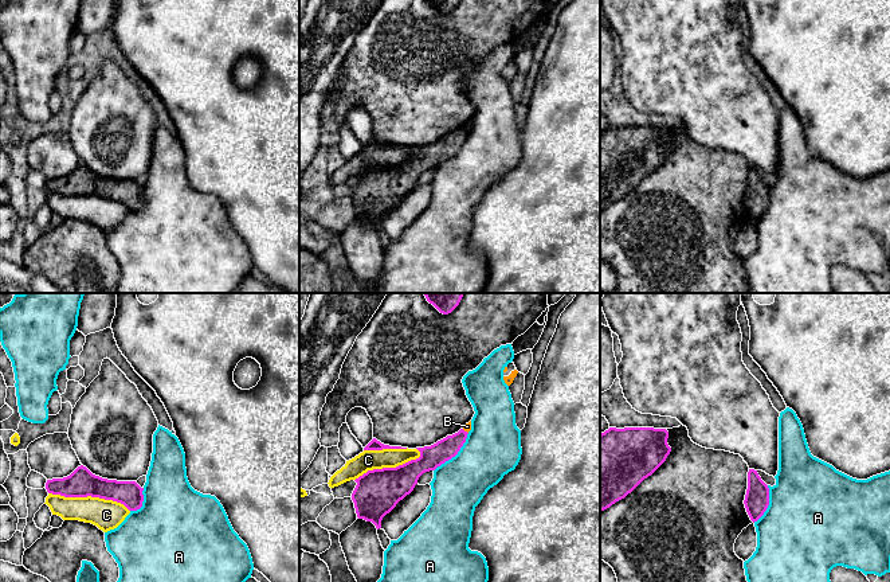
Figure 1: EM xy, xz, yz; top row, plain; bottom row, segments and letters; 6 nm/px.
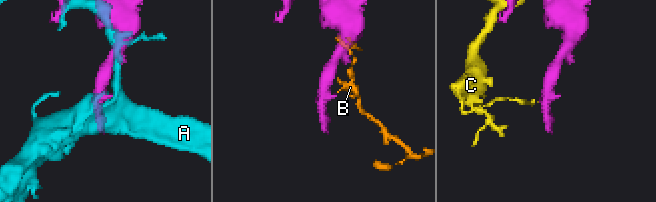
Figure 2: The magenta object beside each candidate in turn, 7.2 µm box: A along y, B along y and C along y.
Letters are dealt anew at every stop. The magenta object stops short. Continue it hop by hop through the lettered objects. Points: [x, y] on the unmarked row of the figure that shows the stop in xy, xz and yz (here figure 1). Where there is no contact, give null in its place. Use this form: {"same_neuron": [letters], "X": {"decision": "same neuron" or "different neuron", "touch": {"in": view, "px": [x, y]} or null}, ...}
{"same_neuron": [], "A": {"decision": "different neuron", "touch": {"in": "xz", "px": [455, 153]}}, "B": {"decision": "different neuron", "touch": {"in": "xz", "px": [463, 129]}}, "C": {"decision": "different neuron", "touch": {"in": "xy", "px": [89, 194]}}}

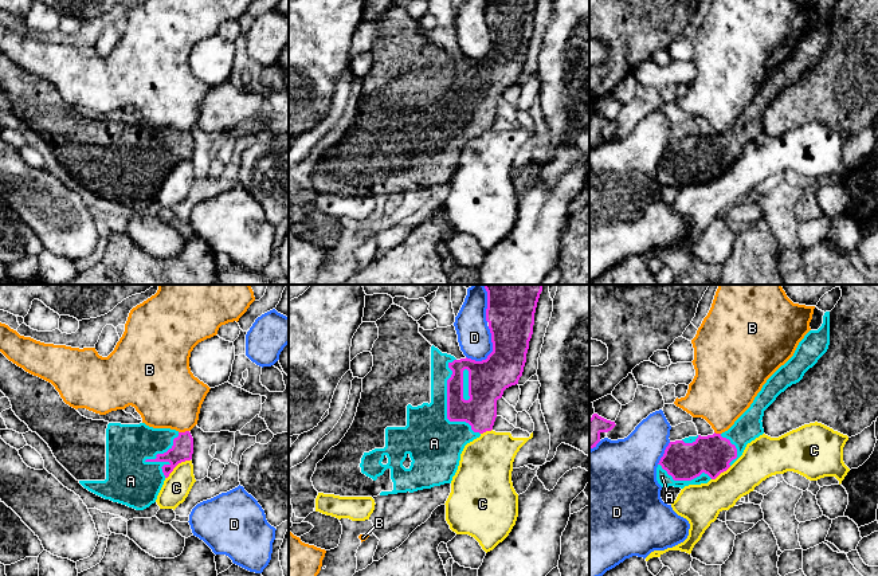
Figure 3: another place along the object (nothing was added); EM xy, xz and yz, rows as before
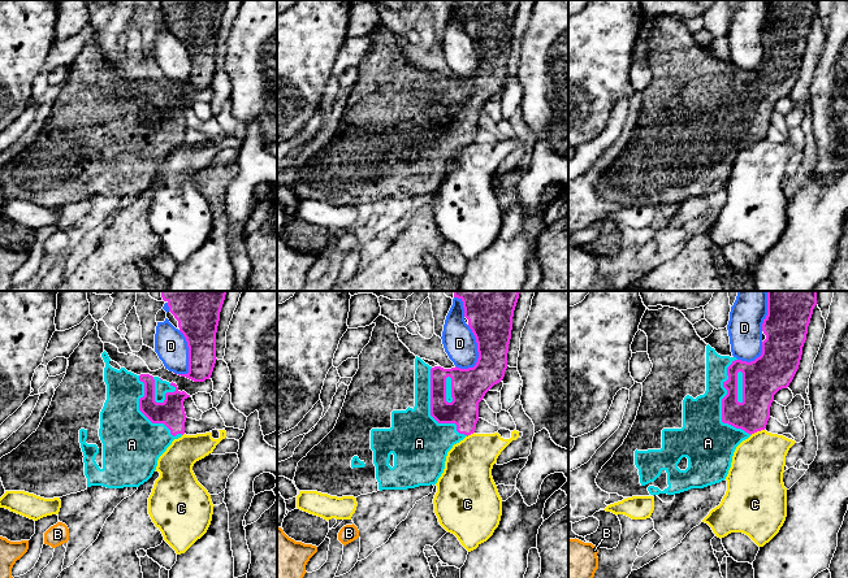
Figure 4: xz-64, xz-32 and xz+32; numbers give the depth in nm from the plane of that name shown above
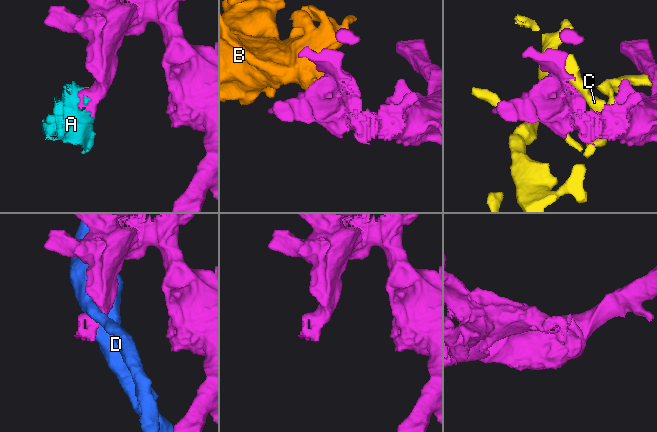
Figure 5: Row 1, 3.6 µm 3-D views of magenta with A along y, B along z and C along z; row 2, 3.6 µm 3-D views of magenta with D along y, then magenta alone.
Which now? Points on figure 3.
{"same_neuron": ["A"], "A": {"decision": "same neuron", "touch": {"in": "xz", "px": [447, 105]}}, "B": {"decision": "different neuron", "touch": {"in": "xy", "px": [183, 132]}}, "C": {"decision": "different neuron", "touch": {"in": "xy", "px": [176, 164]}}, "D": {"decision": "different neuron", "touch": {"in": "xz", "px": [492, 51]}}}

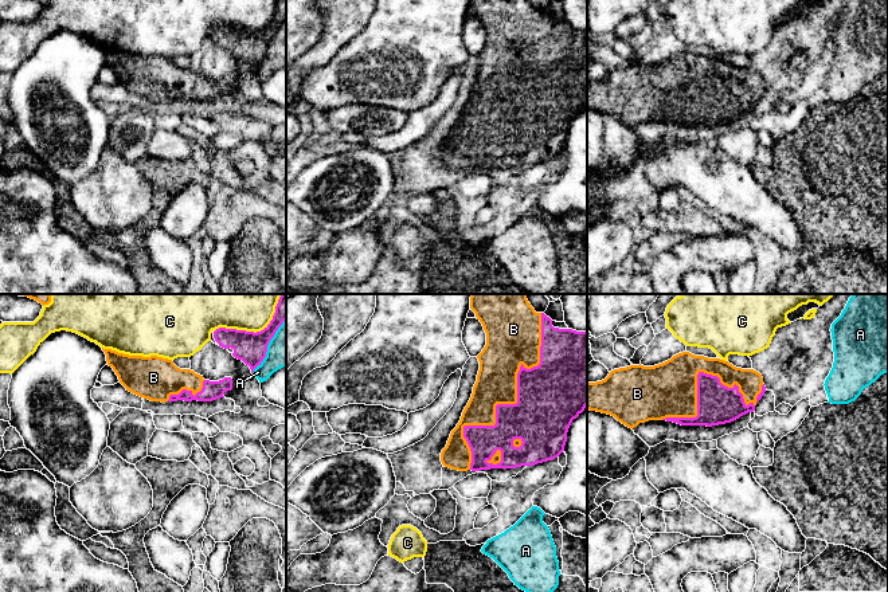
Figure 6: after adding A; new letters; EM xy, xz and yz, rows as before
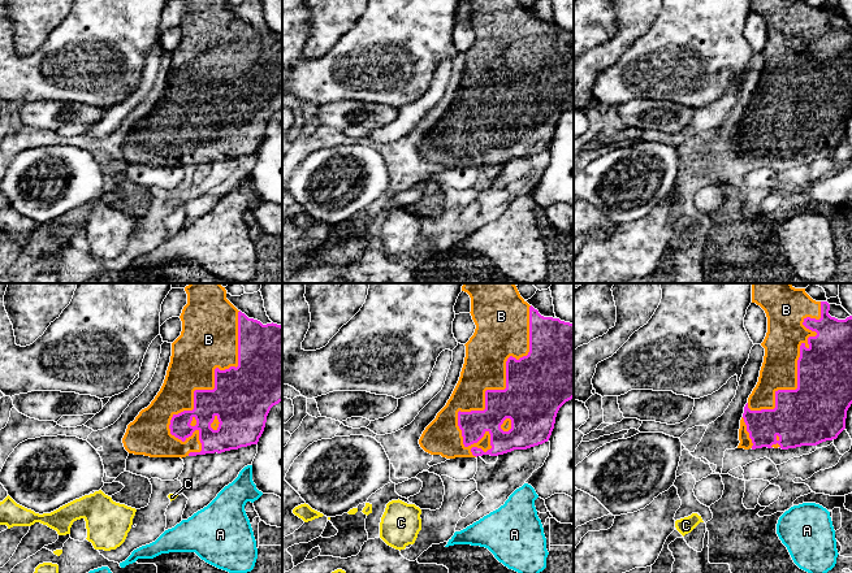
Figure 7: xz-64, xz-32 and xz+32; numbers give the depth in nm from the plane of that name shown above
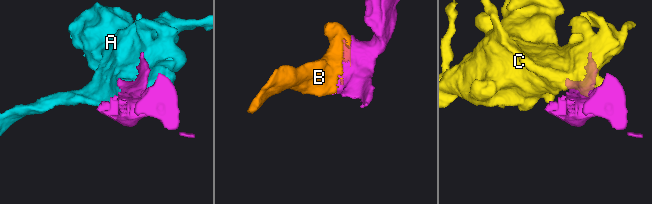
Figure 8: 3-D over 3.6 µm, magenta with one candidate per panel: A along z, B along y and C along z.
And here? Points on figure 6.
{"same_neuron": ["B"], "A": {"decision": "different neuron", "touch": {"in": "xy", "px": [268, 43]}}, "B": {"decision": "same neuron", "touch": {"in": "xz", "px": [512, 104]}}, "C": {"decision": "different neuron", "touch": {"in": "xy", "px": [251, 31]}}}

